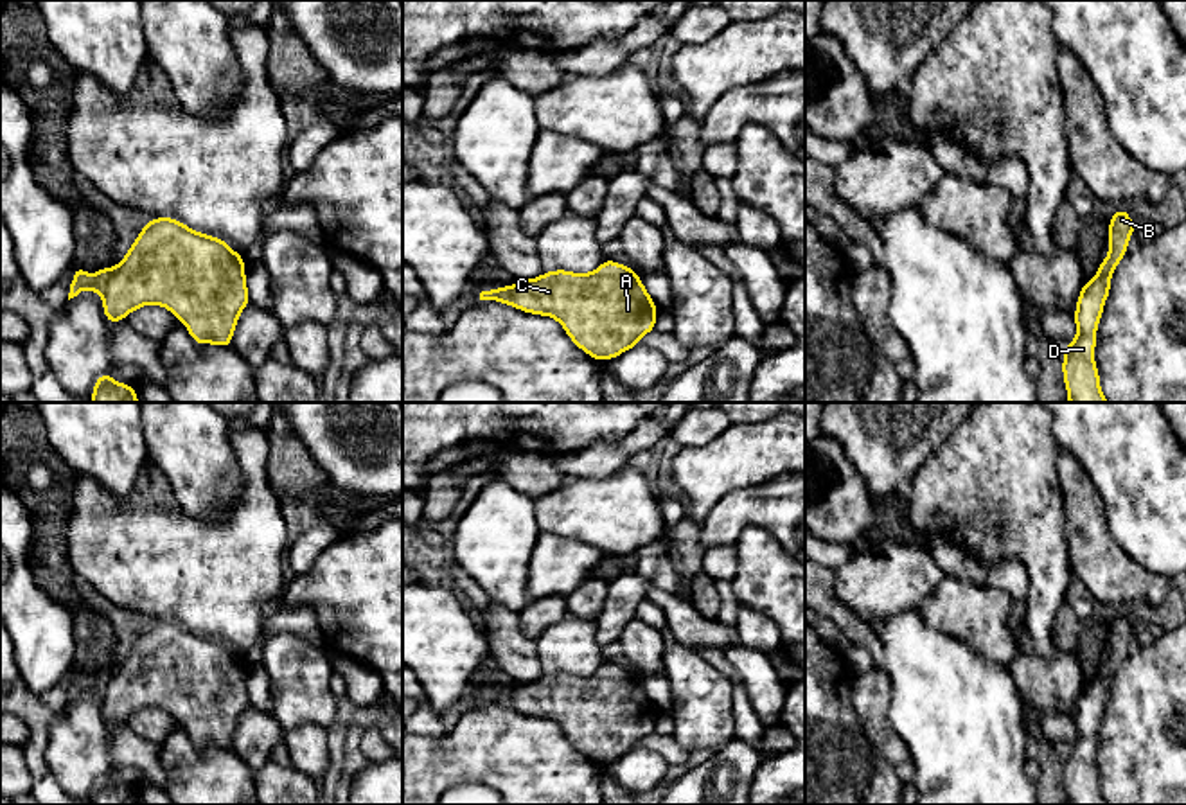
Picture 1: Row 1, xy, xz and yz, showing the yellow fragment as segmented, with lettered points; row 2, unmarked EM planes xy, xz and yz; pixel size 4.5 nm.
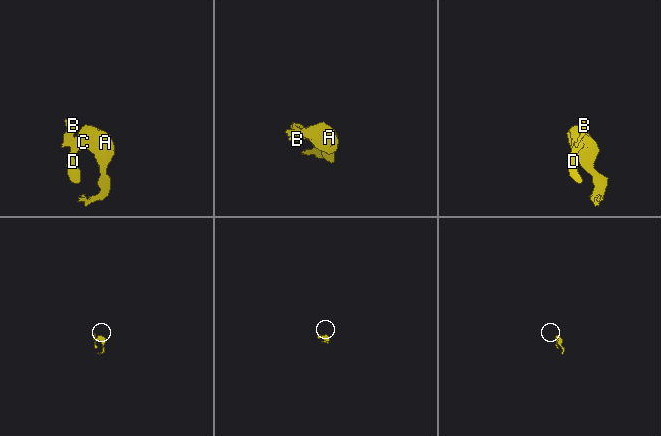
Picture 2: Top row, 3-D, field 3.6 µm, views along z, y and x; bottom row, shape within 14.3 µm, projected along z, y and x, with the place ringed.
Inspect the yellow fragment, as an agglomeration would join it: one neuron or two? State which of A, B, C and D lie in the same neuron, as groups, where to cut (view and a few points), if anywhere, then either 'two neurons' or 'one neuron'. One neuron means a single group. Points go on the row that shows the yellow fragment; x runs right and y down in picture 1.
groups A C D / B; cut xy (114, 270), (101, 293); two neurons

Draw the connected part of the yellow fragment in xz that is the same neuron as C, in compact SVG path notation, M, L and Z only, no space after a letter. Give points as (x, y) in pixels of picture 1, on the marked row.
M611 259L591 273L555 270L537 279L514 280L512 305L523 313L557 320L570 340L595 361L615 359L640 345L640 340L654 331L658 316L658 307L638 273Z

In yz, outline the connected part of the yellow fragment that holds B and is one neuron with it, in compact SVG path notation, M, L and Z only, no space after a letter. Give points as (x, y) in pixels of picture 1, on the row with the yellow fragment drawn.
M1127 208L1114 210L1109 221L1109 255L1100 262L1096 277L1111 279L1116 266L1127 255L1128 239L1136 232L1136 226Z

